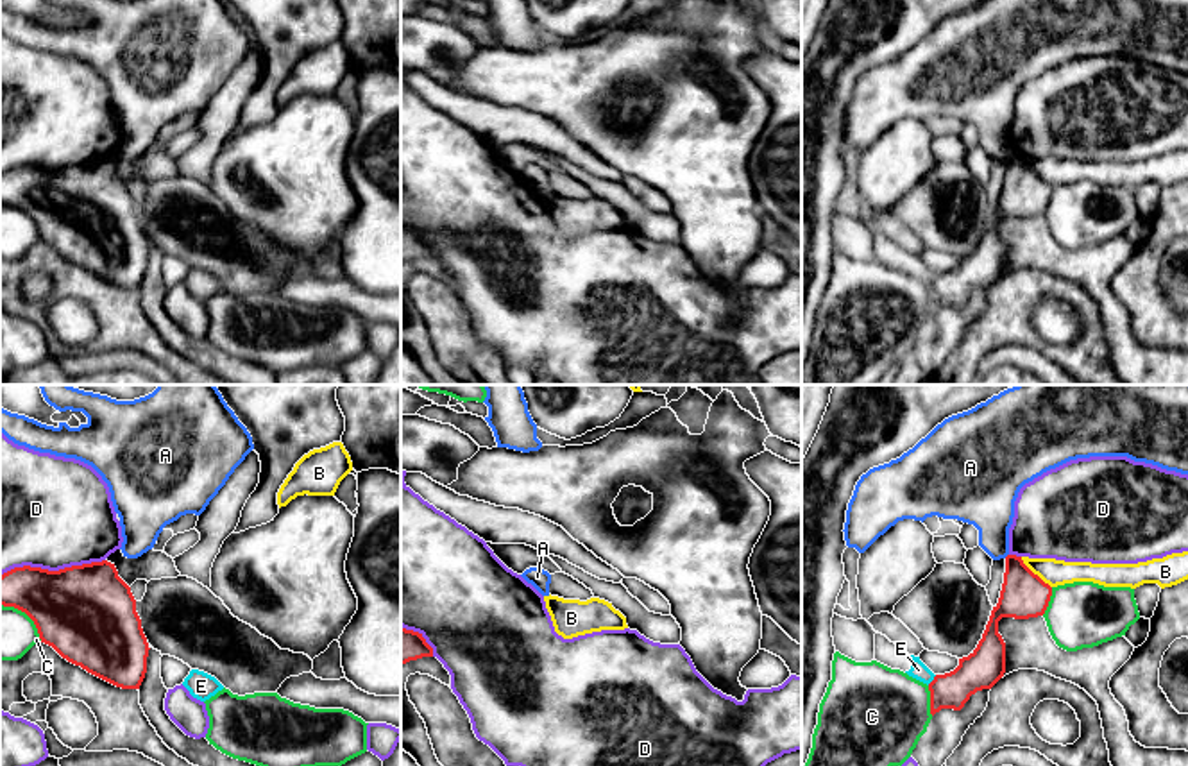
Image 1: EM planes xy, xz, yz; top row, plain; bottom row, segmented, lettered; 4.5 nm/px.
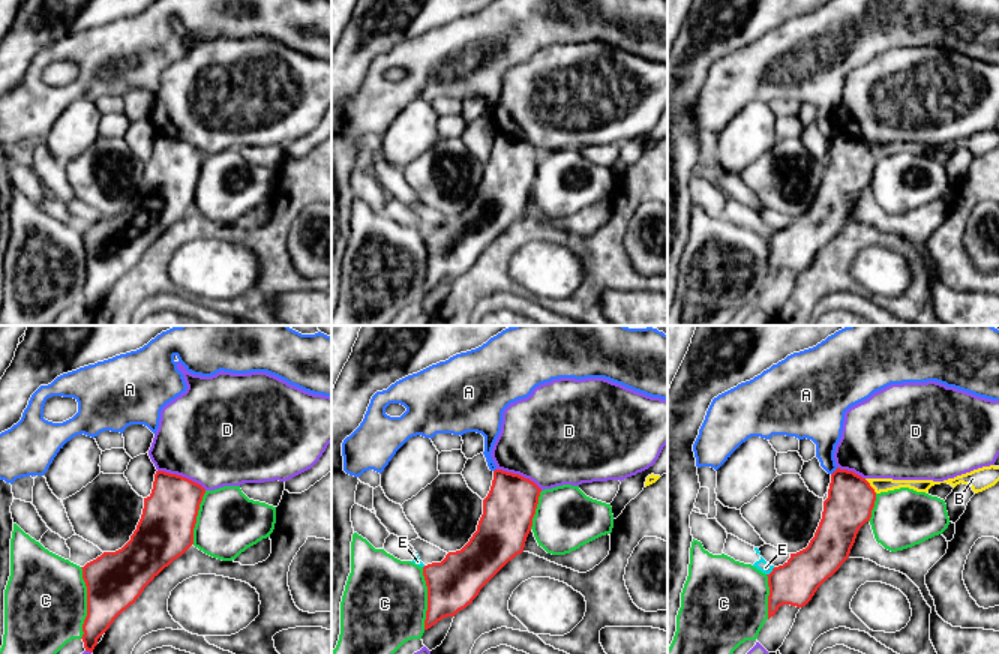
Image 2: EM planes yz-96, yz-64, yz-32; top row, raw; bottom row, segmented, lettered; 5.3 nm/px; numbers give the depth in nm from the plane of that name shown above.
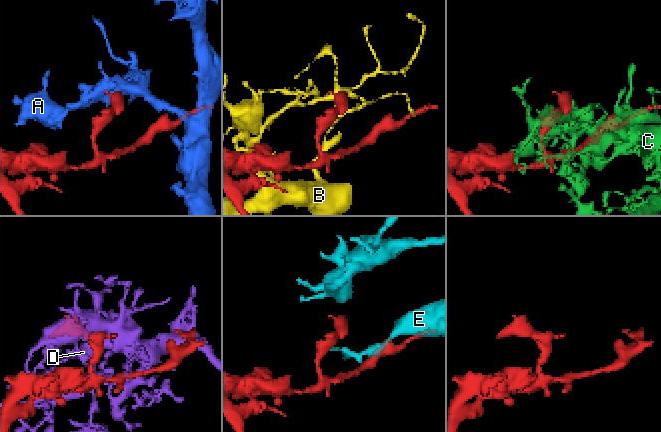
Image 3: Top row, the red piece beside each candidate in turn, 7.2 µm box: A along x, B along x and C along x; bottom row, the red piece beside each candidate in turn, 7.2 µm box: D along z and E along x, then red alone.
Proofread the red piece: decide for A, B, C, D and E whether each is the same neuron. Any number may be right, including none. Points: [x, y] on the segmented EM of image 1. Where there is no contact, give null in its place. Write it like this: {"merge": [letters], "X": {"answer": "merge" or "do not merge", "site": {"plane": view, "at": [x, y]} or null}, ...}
{"merge": [], "A": {"answer": "do not merge", "site": null}, "B": {"answer": "do not merge", "site": {"plane": "yz", "at": [1033, 573]}}, "C": {"answer": "do not merge", "site": {"plane": "yz", "at": [931, 700]}}, "D": {"answer": "do not merge", "site": {"plane": "xy", "at": [52, 571]}}, "E": {"answer": "do not merge", "site": {"plane": "yz", "at": [933, 680]}}}

